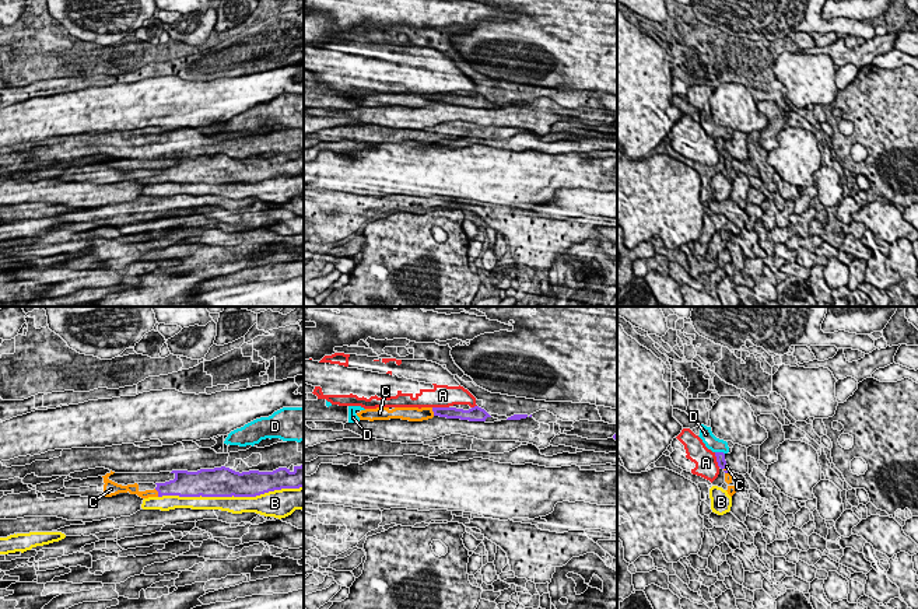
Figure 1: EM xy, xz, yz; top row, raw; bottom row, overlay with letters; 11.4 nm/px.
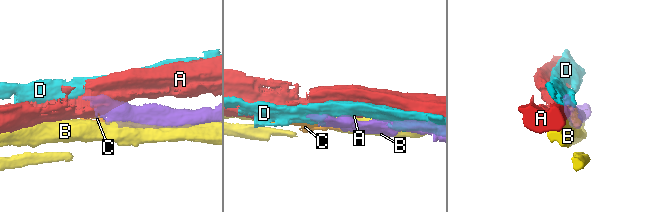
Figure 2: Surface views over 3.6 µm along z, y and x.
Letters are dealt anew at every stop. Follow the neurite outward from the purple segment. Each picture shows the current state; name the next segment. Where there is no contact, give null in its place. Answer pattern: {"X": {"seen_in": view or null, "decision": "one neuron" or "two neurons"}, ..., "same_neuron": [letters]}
{"A": {"seen_in": "xz", "decision": "two neurons"}, "B": {"seen_in": "xy", "decision": "two neurons"}, "C": {"seen_in": "xy", "decision": "one neuron"}, "D": {"seen_in": "yz", "decision": "two neurons"}, "same_neuron": ["C"]}

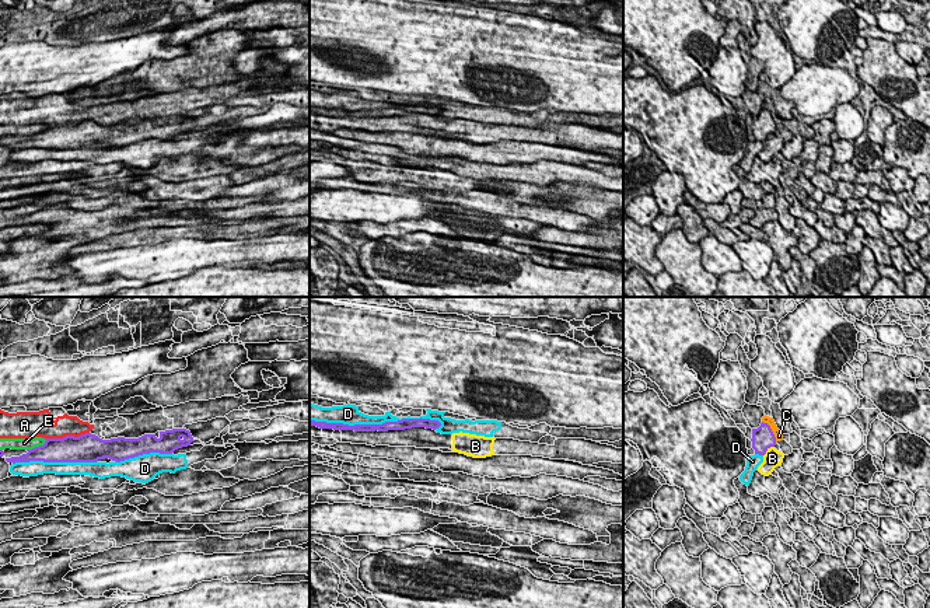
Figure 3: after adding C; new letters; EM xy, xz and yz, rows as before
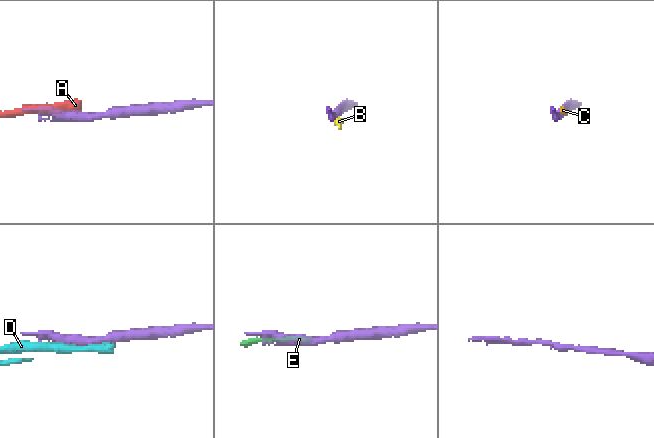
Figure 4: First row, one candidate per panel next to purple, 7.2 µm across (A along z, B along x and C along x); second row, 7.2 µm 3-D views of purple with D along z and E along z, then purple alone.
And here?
{"A": {"seen_in": "xy", "decision": "two neurons"}, "B": {"seen_in": "yz", "decision": "two neurons"}, "C": {"seen_in": "yz", "decision": "two neurons"}, "D": {"seen_in": "xz", "decision": "two neurons"}, "E": {"seen_in": "xy", "decision": "two neurons"}, "same_neuron": []}

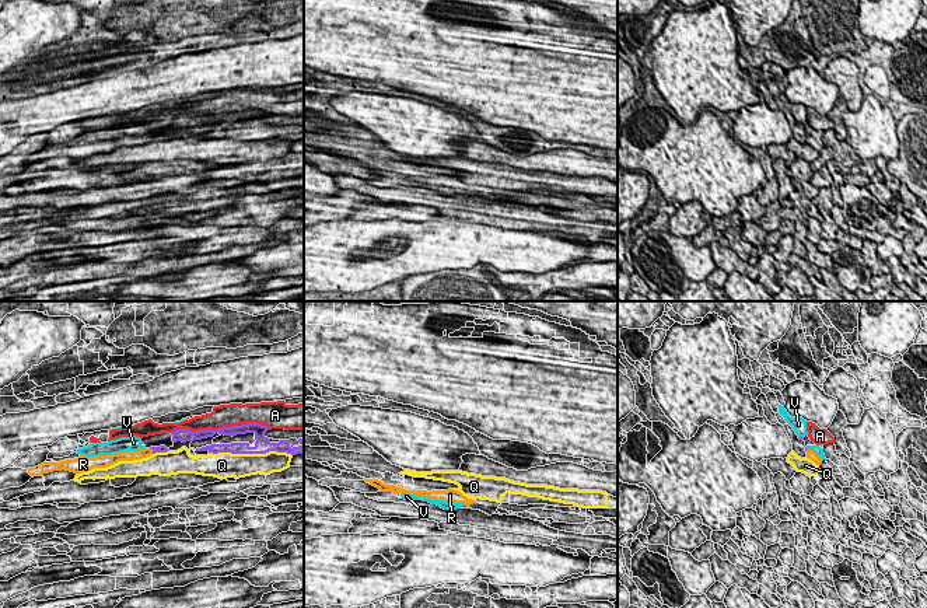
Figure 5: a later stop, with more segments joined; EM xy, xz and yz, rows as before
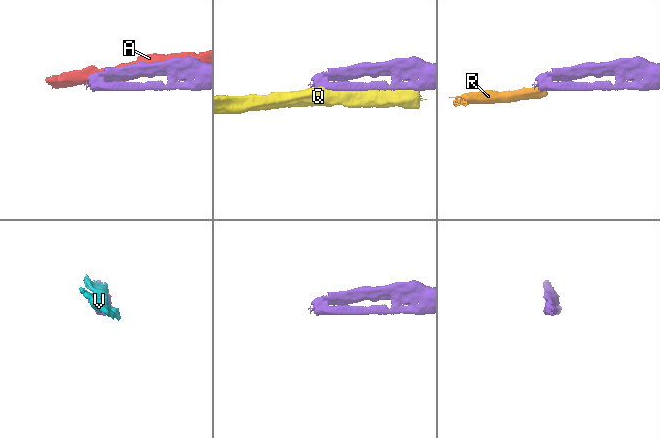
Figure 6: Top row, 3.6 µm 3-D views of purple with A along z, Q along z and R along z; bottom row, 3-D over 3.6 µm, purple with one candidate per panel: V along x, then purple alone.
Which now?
{"A": {"seen_in": "xy", "decision": "two neurons"}, "Q": {"seen_in": "xy", "decision": "two neurons"}, "R": {"seen_in": "xy", "decision": "two neurons"}, "V": {"seen_in": "yz", "decision": "two neurons"}, "same_neuron": []}

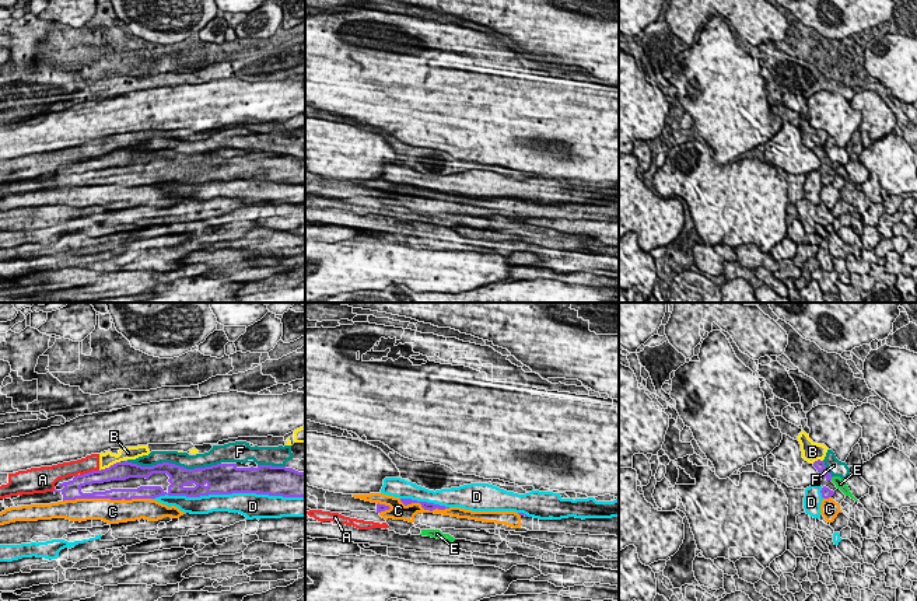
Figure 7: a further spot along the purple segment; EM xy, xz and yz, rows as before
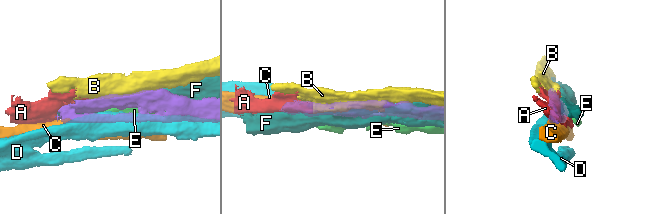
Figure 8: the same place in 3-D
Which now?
{"A": {"seen_in": "xy", "decision": "two neurons"}, "B": {"seen_in": "xy", "decision": "two neurons"}, "C": {"seen_in": "xy", "decision": "two neurons"}, "D": {"seen_in": "xy", "decision": "two neurons"}, "E": {"seen_in": "yz", "decision": "two neurons"}, "F": {"seen_in": "xy", "decision": "two neurons"}, "same_neuron": []}

